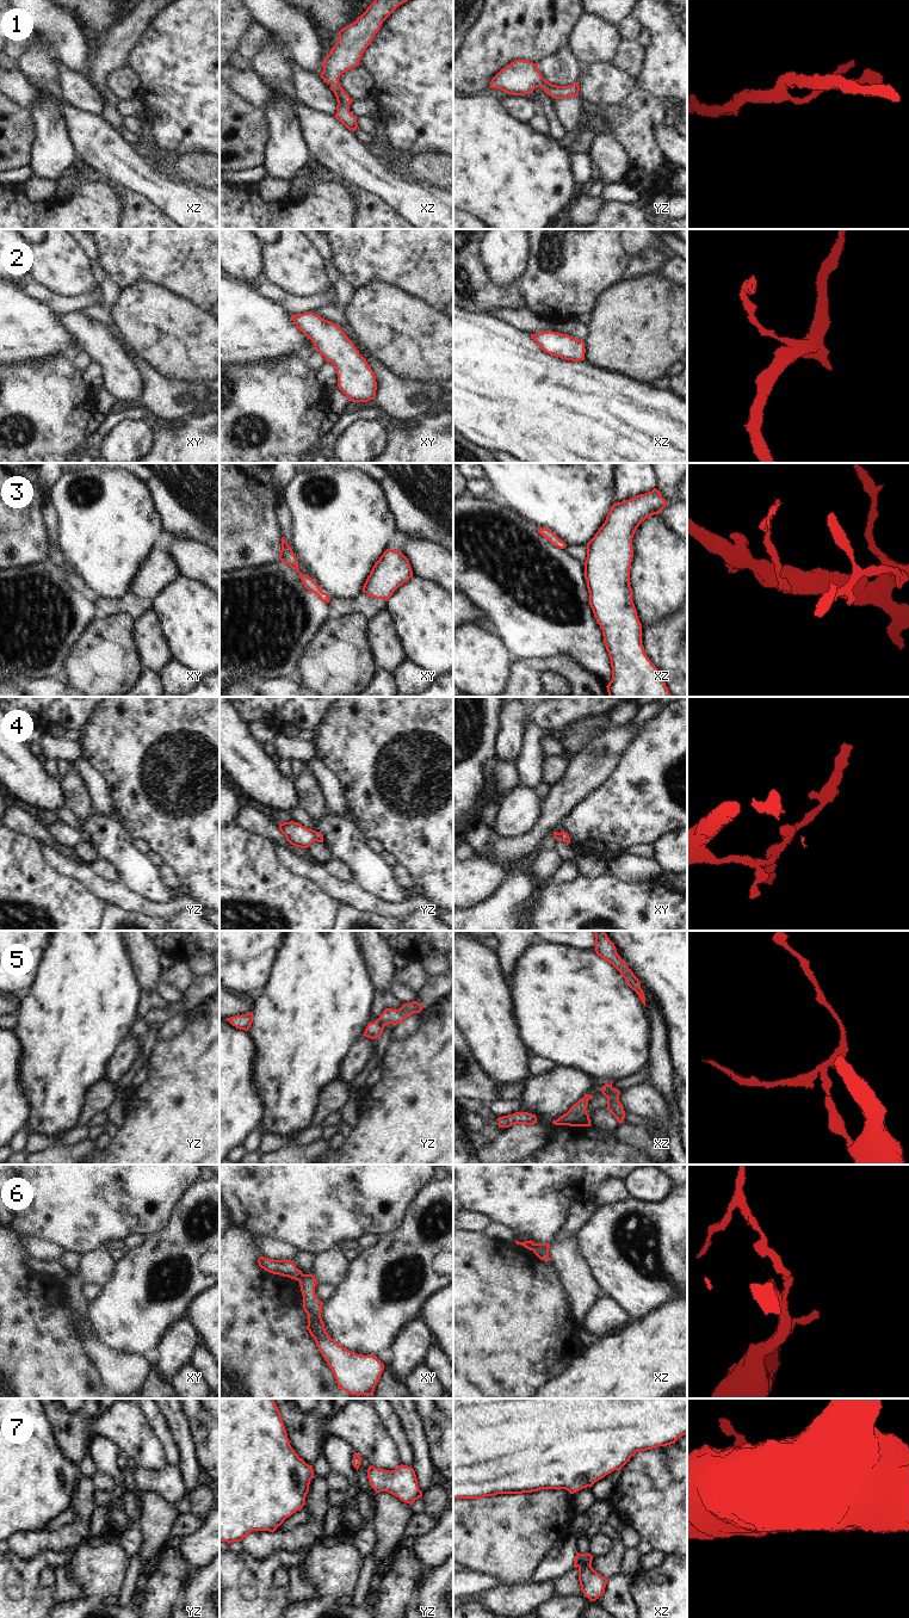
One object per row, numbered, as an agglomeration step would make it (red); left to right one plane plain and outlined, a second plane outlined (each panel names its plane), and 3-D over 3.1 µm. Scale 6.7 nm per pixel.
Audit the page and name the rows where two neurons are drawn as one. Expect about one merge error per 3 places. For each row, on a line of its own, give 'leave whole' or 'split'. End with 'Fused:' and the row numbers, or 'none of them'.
1: leave whole
2: leave whole
3: leave whole
4: leave whole
5: split
6: split
7: leave whole
Fused: 5, 6

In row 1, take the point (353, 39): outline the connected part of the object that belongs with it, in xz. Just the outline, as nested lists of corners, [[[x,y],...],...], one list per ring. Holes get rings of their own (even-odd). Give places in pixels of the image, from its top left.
[[[375,0],[357,20],[339,31],[339,39],[322,62],[321,78],[330,85],[336,97],[335,118],[348,130],[358,126],[357,116],[350,112],[353,101],[339,84],[340,76],[359,66],[365,49],[371,44],[383,21],[408,0]]]

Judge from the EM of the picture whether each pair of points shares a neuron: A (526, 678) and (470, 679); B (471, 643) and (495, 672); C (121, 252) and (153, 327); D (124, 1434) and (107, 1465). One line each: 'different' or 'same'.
A: different
B: same
C: different
D: different

